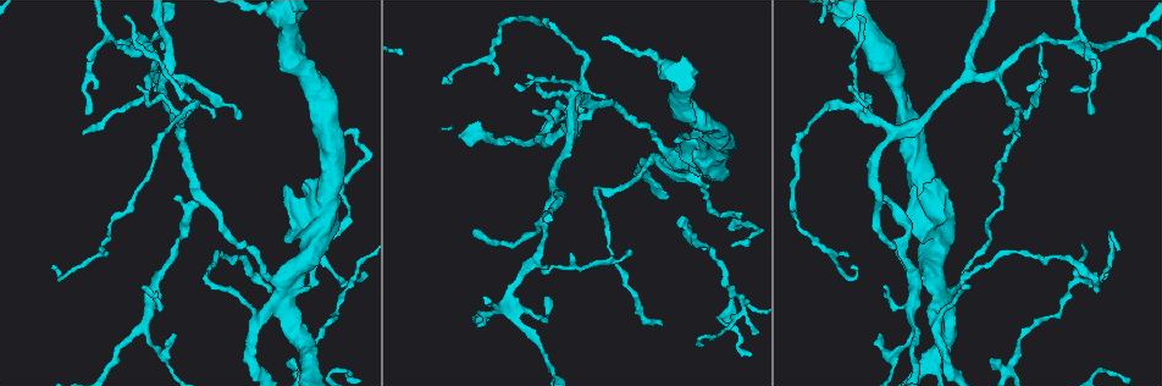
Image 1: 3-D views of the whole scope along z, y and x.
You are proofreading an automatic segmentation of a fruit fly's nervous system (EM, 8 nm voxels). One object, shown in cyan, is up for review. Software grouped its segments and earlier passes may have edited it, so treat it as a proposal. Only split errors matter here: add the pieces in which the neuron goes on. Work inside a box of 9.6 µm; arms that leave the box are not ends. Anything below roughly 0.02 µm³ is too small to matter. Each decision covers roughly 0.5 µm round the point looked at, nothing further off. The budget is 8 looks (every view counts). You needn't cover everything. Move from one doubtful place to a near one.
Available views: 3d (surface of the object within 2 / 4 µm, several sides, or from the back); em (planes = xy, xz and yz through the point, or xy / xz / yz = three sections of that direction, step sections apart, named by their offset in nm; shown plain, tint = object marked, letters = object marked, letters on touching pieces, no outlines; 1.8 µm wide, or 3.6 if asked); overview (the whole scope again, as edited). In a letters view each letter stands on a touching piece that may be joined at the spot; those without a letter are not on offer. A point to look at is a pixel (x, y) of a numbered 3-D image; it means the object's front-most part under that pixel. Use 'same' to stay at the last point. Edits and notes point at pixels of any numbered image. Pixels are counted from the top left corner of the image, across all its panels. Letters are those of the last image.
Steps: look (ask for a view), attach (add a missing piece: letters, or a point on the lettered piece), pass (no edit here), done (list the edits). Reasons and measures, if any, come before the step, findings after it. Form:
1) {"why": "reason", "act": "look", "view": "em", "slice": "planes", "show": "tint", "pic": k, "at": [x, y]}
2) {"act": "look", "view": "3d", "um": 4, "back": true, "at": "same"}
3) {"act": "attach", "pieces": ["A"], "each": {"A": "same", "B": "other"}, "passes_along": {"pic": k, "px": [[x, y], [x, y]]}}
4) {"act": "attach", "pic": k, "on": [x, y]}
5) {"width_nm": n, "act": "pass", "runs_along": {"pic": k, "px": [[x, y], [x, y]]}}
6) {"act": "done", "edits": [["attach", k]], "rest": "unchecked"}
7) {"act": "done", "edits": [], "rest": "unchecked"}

{"why": "sharp bend", "act": "look", "view": "3d", "um": 4, "pic": 1, "at": [988, 220]}

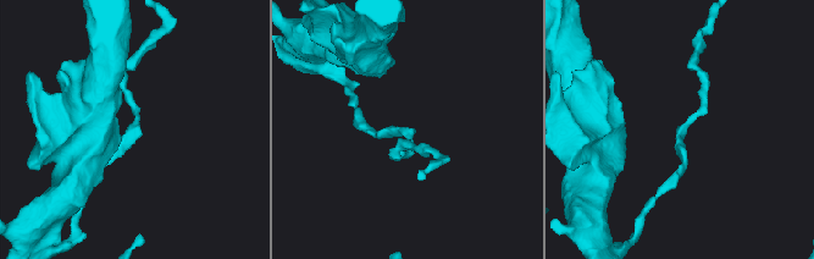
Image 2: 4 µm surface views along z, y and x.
{"act": "look", "view": "em", "slice": "planes", "show": "tint", "pic": 2, "at": [407, 134]}

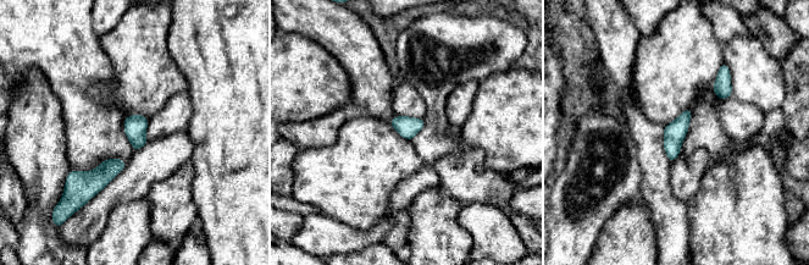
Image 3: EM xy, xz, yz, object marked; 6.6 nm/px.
{"why": "what lies round it", "act": "look", "view": "em", "slice": "planes", "show": "letters", "at": "same"}

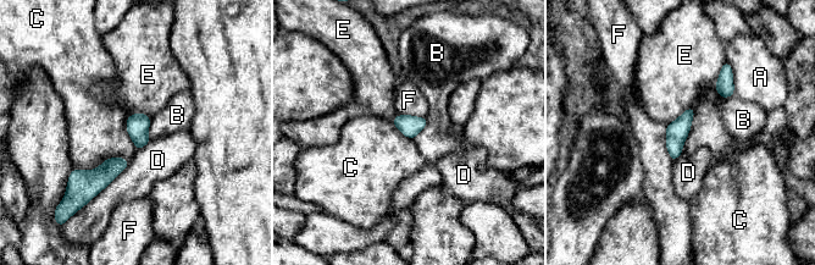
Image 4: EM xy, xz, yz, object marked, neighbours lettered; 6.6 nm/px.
{"act": "pass", "each": {"A": "other", "B": "other", "C": "other", "D": "other", "E": "other", "F": "other"}, "border": {"pic": 4, "px": [[129, 159], [75, 169], [67, 182]]}, "found": "no lettered piece goes on from it"}

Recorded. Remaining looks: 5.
{"why": "calibre changes", "act": "look", "view": "3d", "um": 2, "pic": 1, "at": [958, 285]}

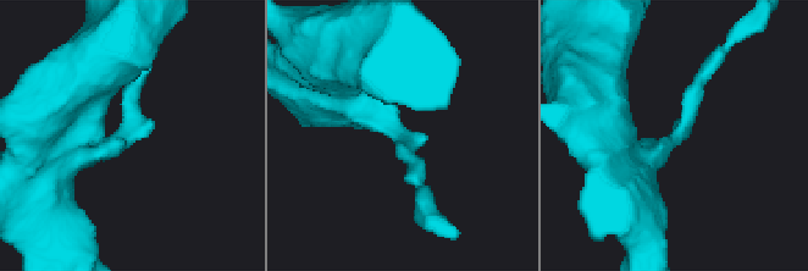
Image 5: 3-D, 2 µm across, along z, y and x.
{"act": "look", "view": "em", "um": 3.6, "slice": "yz", "step": 4, "show": "plain", "pic": 5, "at": [391, 131]}

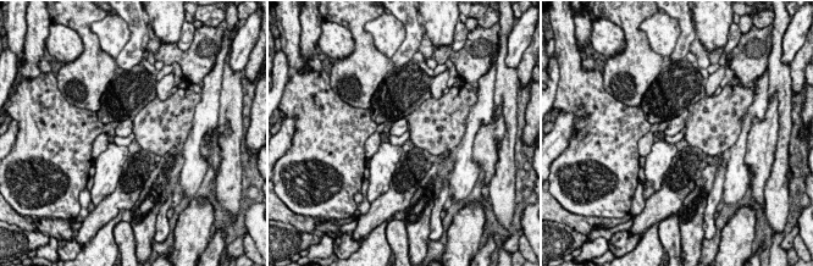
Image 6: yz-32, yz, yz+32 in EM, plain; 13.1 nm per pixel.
{"act": "look", "view": "em", "um": 3.6, "slice": "yz", "step": 4, "show": "letters", "at": "same"}

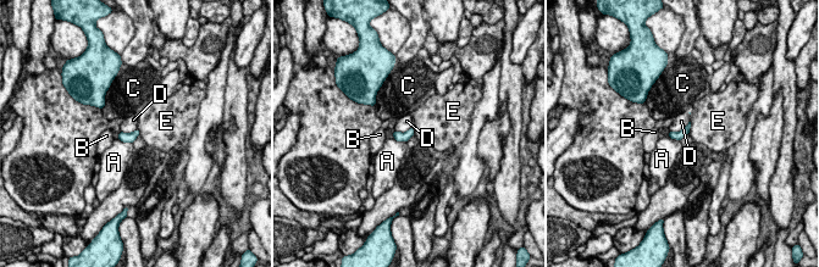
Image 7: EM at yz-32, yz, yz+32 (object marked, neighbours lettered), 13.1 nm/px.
{"longest_contact_nm": ["D", 300], "act": "pass", "each": {"A": "other", "B": "other", "C": "other", "D": "other", "E": "other"}, "border": {"pic": 7, "px": [[689, 121], [681, 129], [669, 132]]}, "found": "none of them fits"}

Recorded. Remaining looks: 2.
{"why": "branch stops here", "act": "look", "view": "em", "slice": "xy", "step": 8, "show": "letters", "pic": 1, "at": [681, 217]}

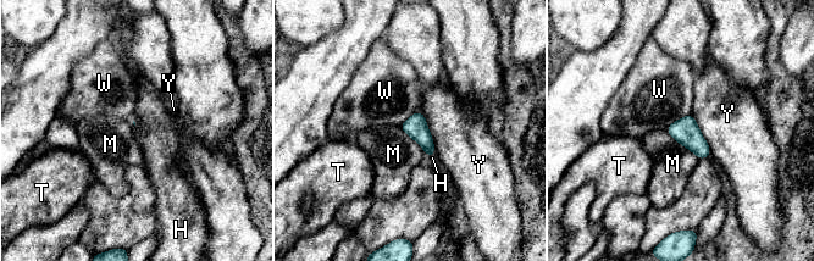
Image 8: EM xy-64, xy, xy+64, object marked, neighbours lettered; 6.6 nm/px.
{"why": "cut it another way", "act": "look", "view": "em", "slice": "planes", "show": "letters", "at": "same"}

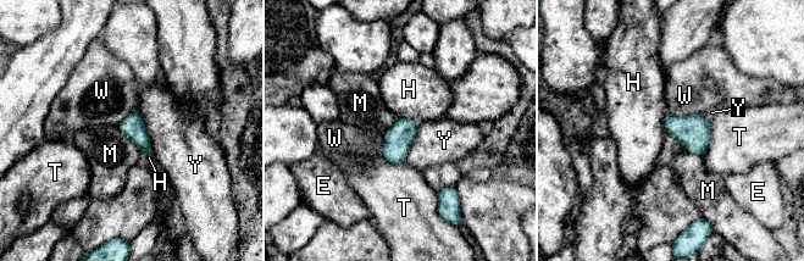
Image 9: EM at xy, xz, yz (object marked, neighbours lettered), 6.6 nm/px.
{"width_nm": 140, "act": "pass", "each": {"E": "other", "H": "other", "M": "other", "T": "other", "W": "other", "Y": "other"}, "found": "none of them fits"}

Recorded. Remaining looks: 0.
{"act": "done", "edits": [], "rest": "unchecked"}

